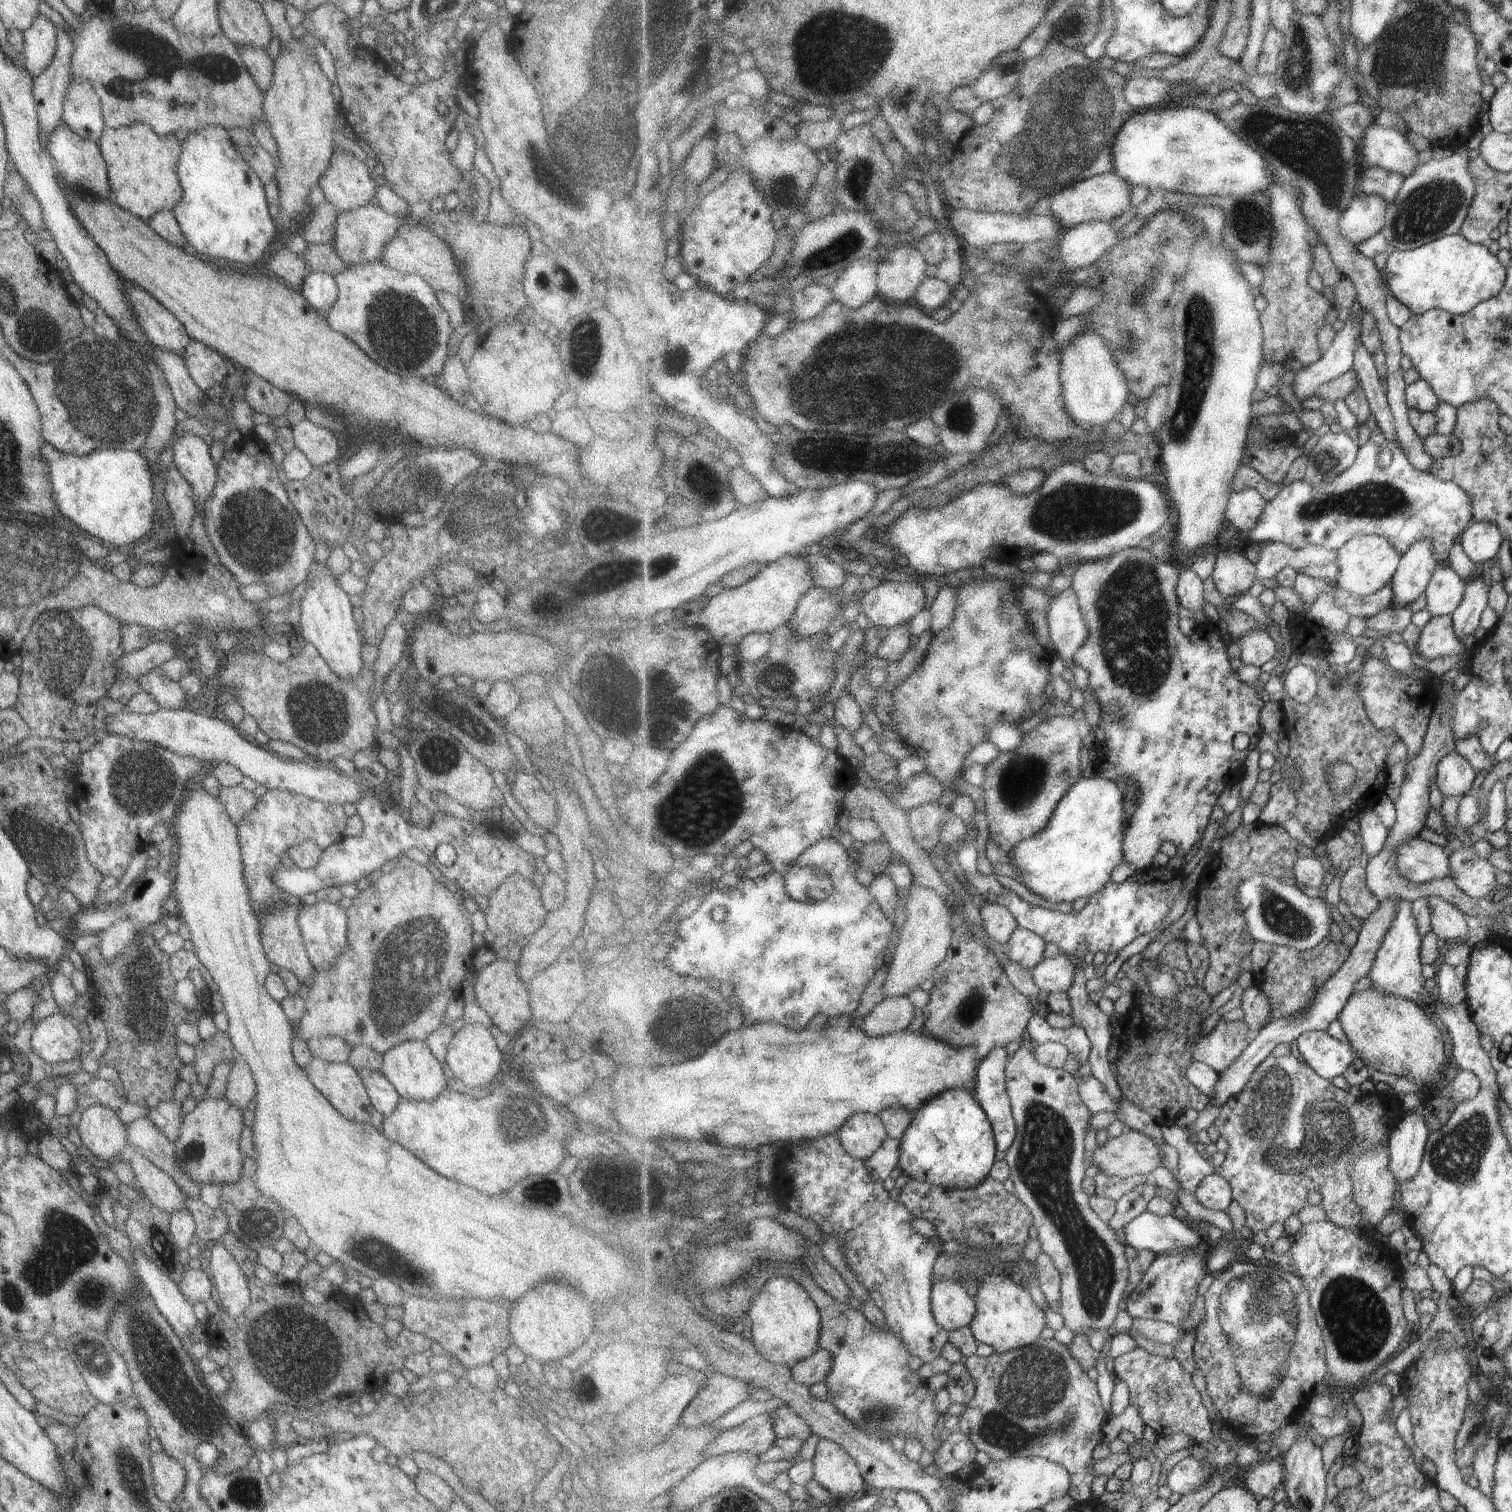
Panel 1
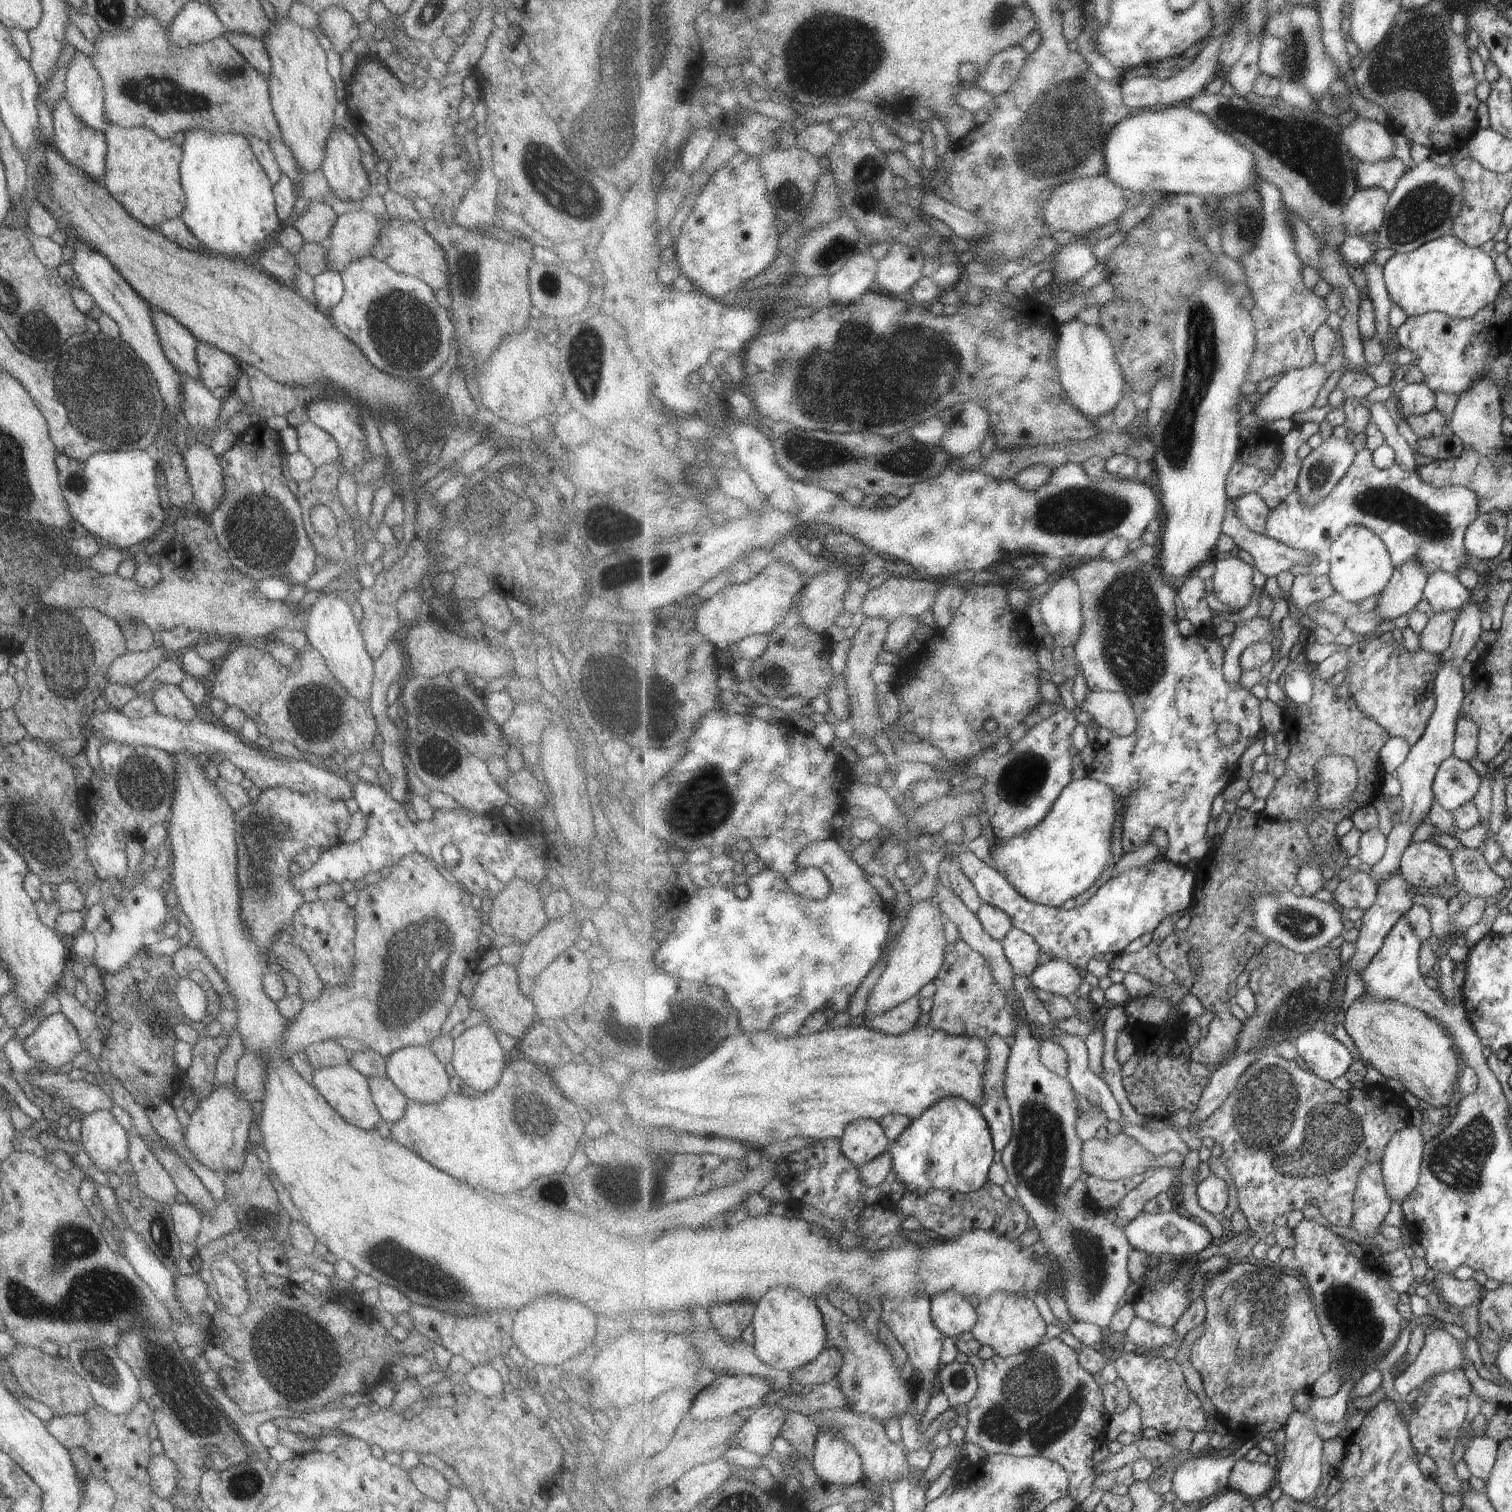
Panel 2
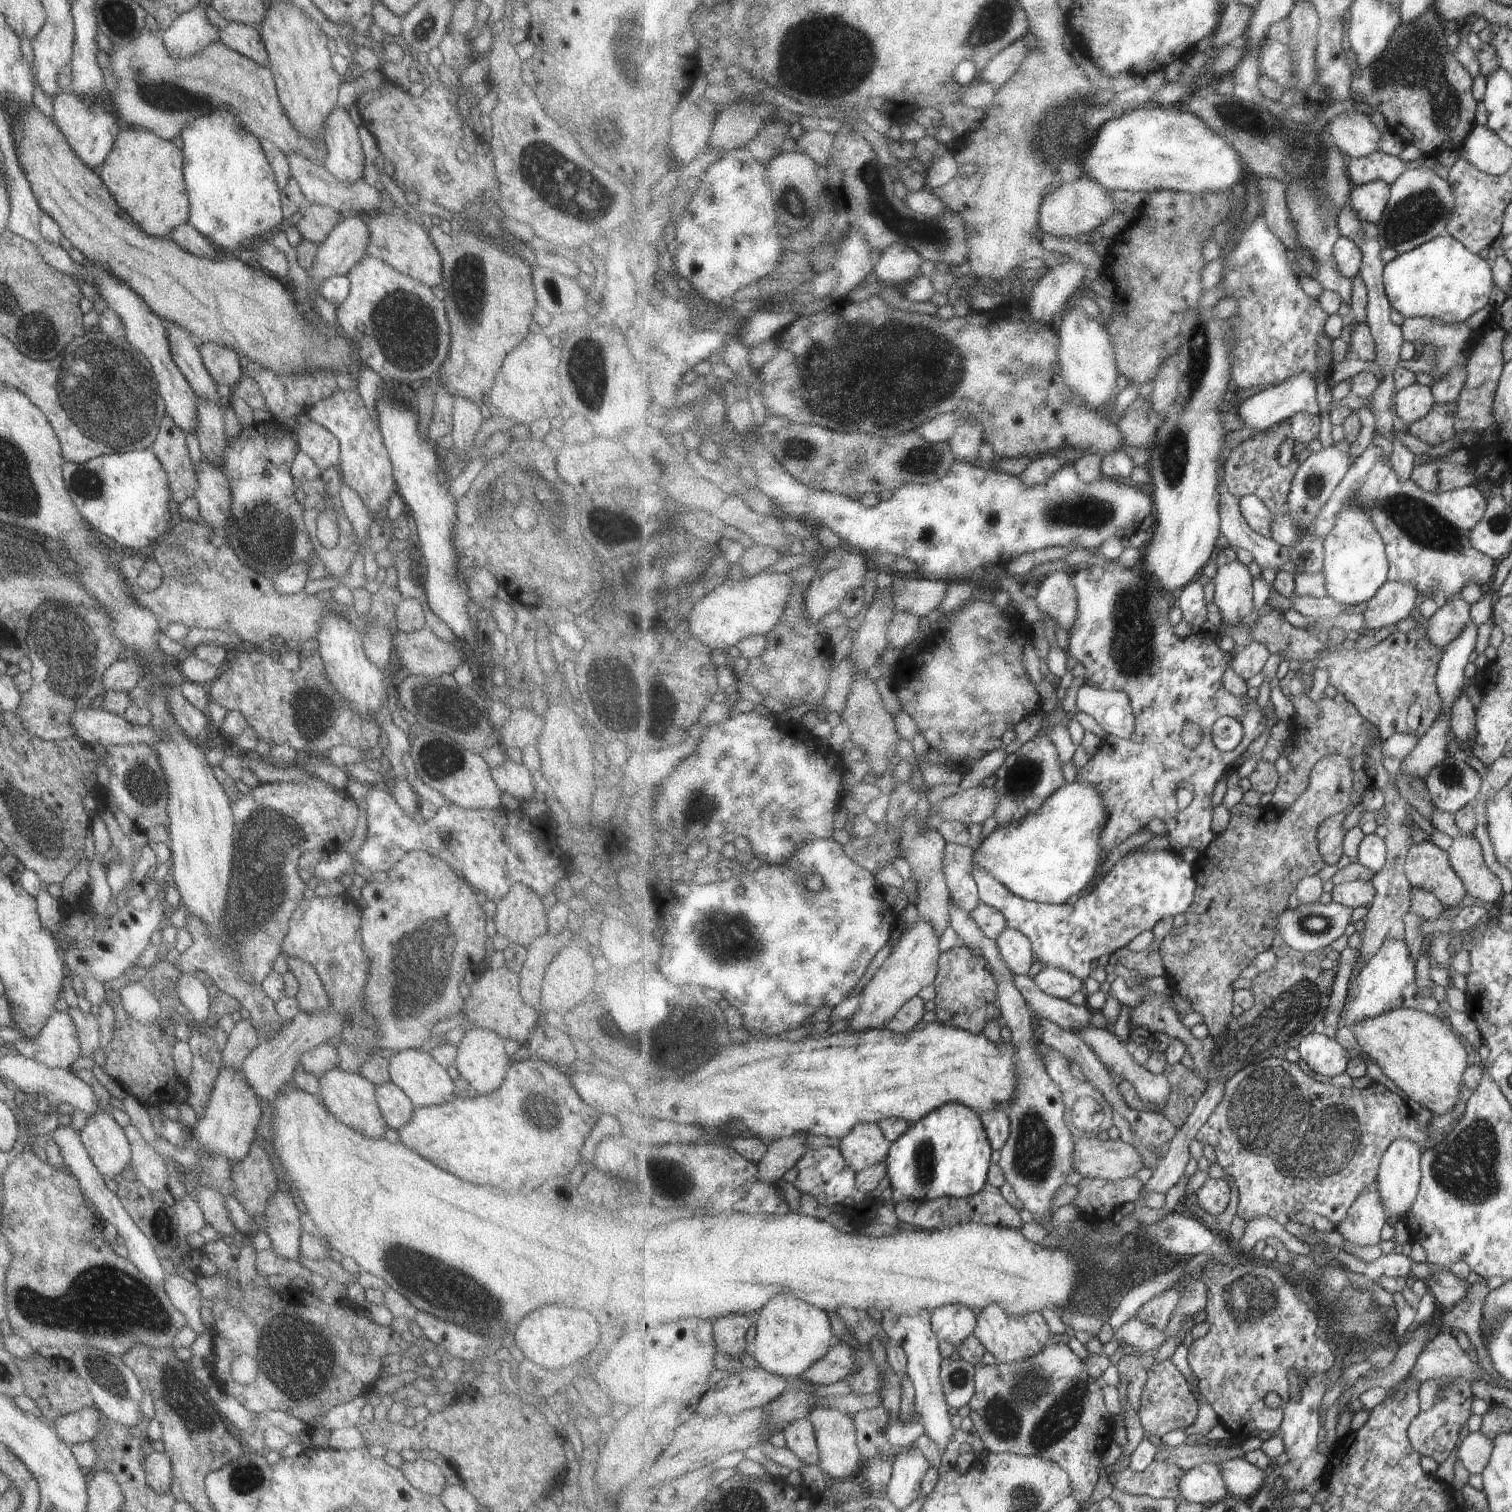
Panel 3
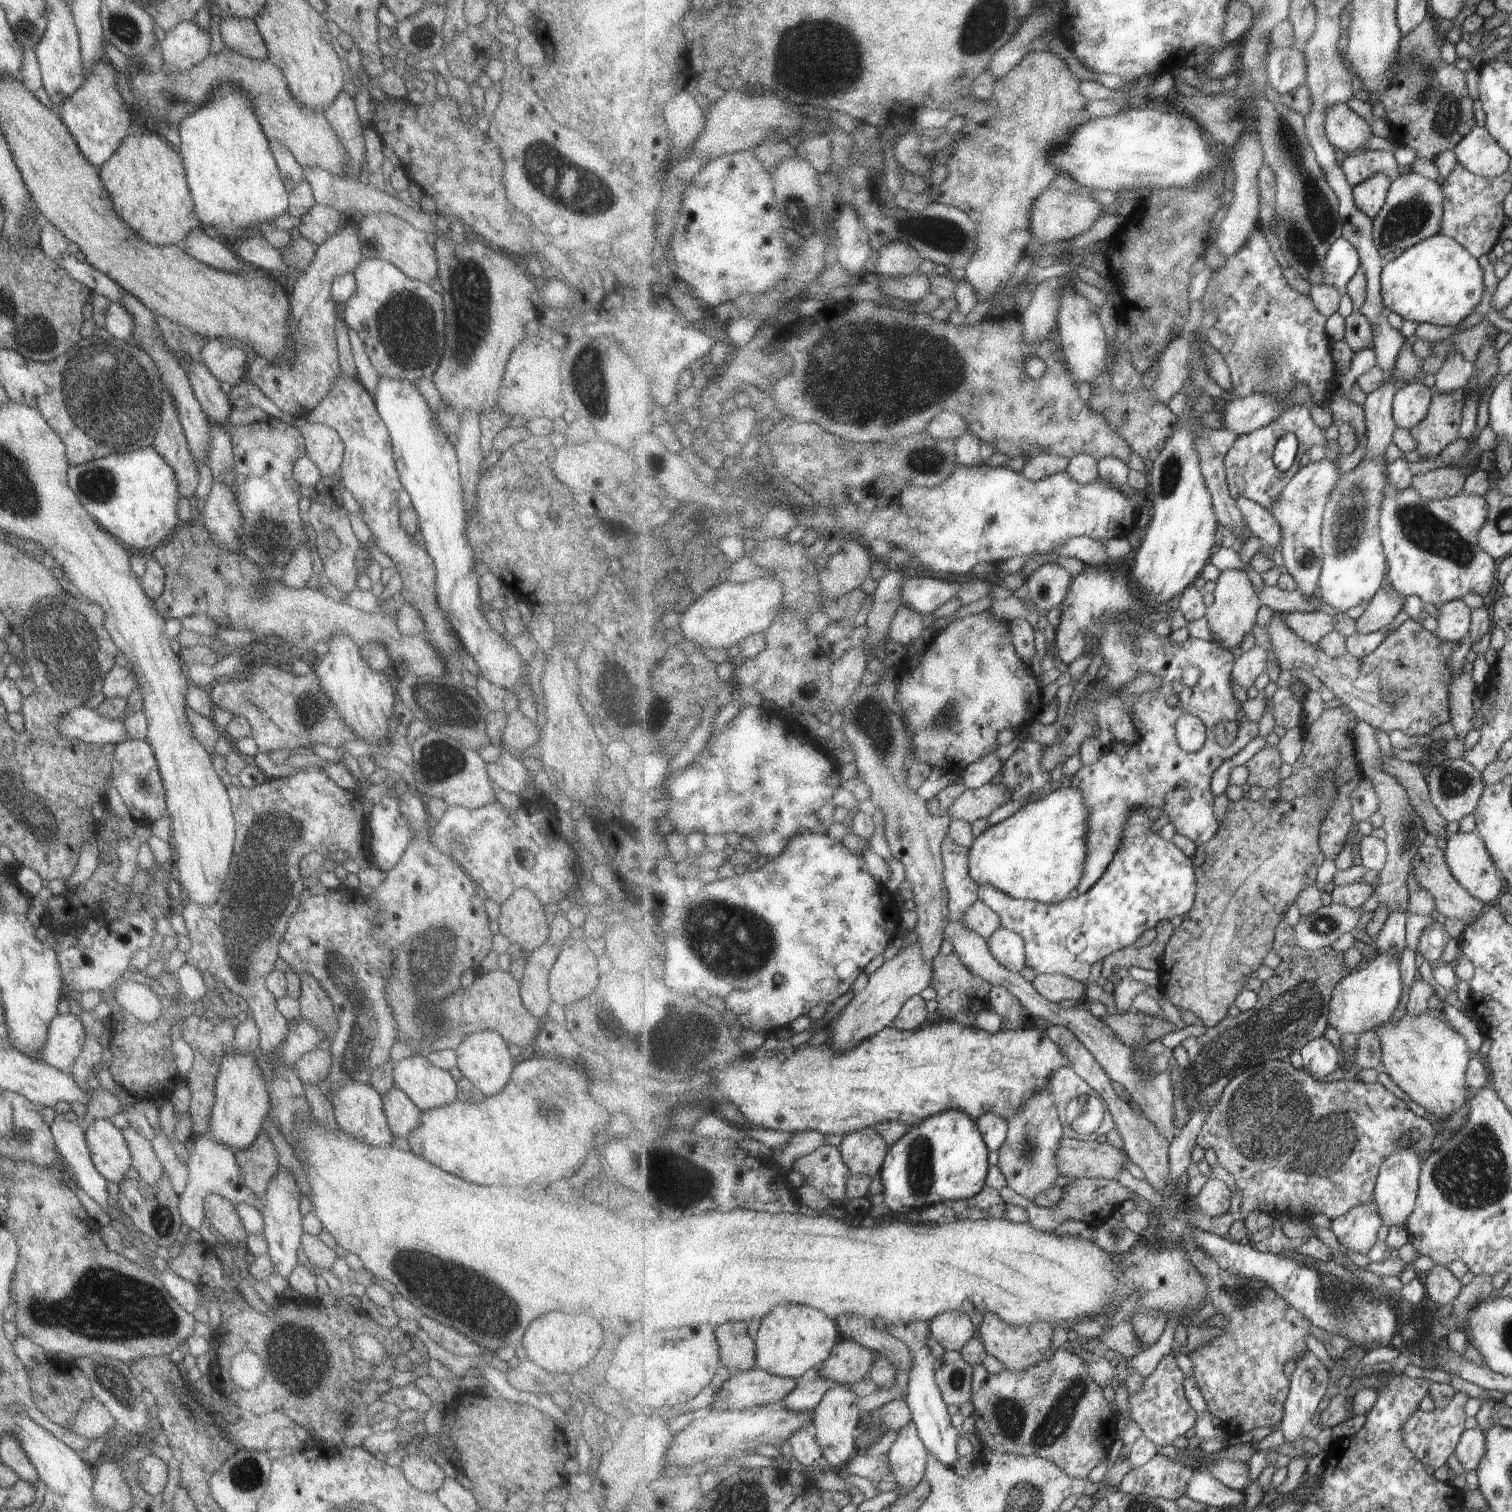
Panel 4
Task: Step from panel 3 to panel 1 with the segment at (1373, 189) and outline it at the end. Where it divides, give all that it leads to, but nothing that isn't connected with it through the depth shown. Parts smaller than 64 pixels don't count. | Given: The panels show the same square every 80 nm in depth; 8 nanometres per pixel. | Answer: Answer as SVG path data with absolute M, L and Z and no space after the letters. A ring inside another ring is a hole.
M1358 194L1343 211L1340 220L1342 233L1350 238L1355 246L1364 243L1381 232L1386 225L1387 207L1388 204L1382 196Z

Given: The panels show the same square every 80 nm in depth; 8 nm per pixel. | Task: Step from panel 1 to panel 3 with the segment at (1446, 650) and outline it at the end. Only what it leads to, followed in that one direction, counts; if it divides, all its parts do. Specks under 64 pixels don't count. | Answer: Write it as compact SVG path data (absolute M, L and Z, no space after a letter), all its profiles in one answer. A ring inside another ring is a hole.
M1461 598L1440 604L1438 611L1430 618L1424 619L1418 608L1411 616L1416 618L1420 626L1425 627L1431 644L1445 649L1457 636L1461 636L1465 626L1472 622L1471 610L1472 605Z

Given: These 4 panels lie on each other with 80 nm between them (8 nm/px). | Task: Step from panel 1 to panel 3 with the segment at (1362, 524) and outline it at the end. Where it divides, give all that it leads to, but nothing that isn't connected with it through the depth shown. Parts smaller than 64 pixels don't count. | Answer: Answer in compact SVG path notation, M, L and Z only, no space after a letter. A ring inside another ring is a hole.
M1370 444L1353 462L1331 501L1313 522L1303 526L1289 512L1277 515L1271 528L1272 539L1289 548L1299 544L1305 536L1325 540L1337 526L1339 514L1345 508L1359 506L1371 514L1385 542L1390 563L1389 581L1411 582L1422 594L1437 592L1440 599L1462 594L1463 588L1471 582L1487 589L1495 576L1497 562L1475 550L1469 538L1469 532L1483 520L1487 511L1484 493L1474 486L1439 494L1428 492L1412 478L1401 480L1390 461L1383 458L1383 452L1383 448Z

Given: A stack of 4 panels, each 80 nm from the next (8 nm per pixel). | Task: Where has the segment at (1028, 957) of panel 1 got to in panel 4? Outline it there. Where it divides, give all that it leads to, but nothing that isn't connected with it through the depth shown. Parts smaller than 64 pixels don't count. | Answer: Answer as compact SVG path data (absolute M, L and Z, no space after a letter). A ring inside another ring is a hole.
M1007 928L997 930L988 940L995 959L1008 970L1019 973L1027 967L1027 944L1025 938Z

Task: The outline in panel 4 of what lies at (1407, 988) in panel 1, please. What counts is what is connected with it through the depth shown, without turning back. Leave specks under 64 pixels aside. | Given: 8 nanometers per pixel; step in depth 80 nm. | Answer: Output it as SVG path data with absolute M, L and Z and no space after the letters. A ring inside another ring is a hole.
M1380 952L1374 960L1351 972L1333 992L1328 1023L1339 1034L1364 1034L1381 1028L1401 1008L1405 996L1402 958L1393 952Z

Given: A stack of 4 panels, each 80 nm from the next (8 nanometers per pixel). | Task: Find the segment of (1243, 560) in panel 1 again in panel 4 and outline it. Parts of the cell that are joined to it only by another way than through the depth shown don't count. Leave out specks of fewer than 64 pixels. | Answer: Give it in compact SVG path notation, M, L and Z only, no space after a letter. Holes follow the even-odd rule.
M1223 570L1218 577L1214 601L1208 607L1206 618L1214 636L1213 641L1221 644L1225 649L1241 646L1243 638L1253 632L1253 626L1257 625L1257 612L1261 608L1261 600L1253 582L1249 580L1246 570Z

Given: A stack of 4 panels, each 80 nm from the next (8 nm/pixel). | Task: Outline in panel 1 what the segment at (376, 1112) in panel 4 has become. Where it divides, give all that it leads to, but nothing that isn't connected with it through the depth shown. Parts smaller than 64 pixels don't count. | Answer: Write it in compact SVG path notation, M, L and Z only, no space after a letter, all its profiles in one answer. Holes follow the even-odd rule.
M311 1057L303 1070L309 1082L343 1118L369 1123L372 1104L360 1076L349 1063L328 1063Z

